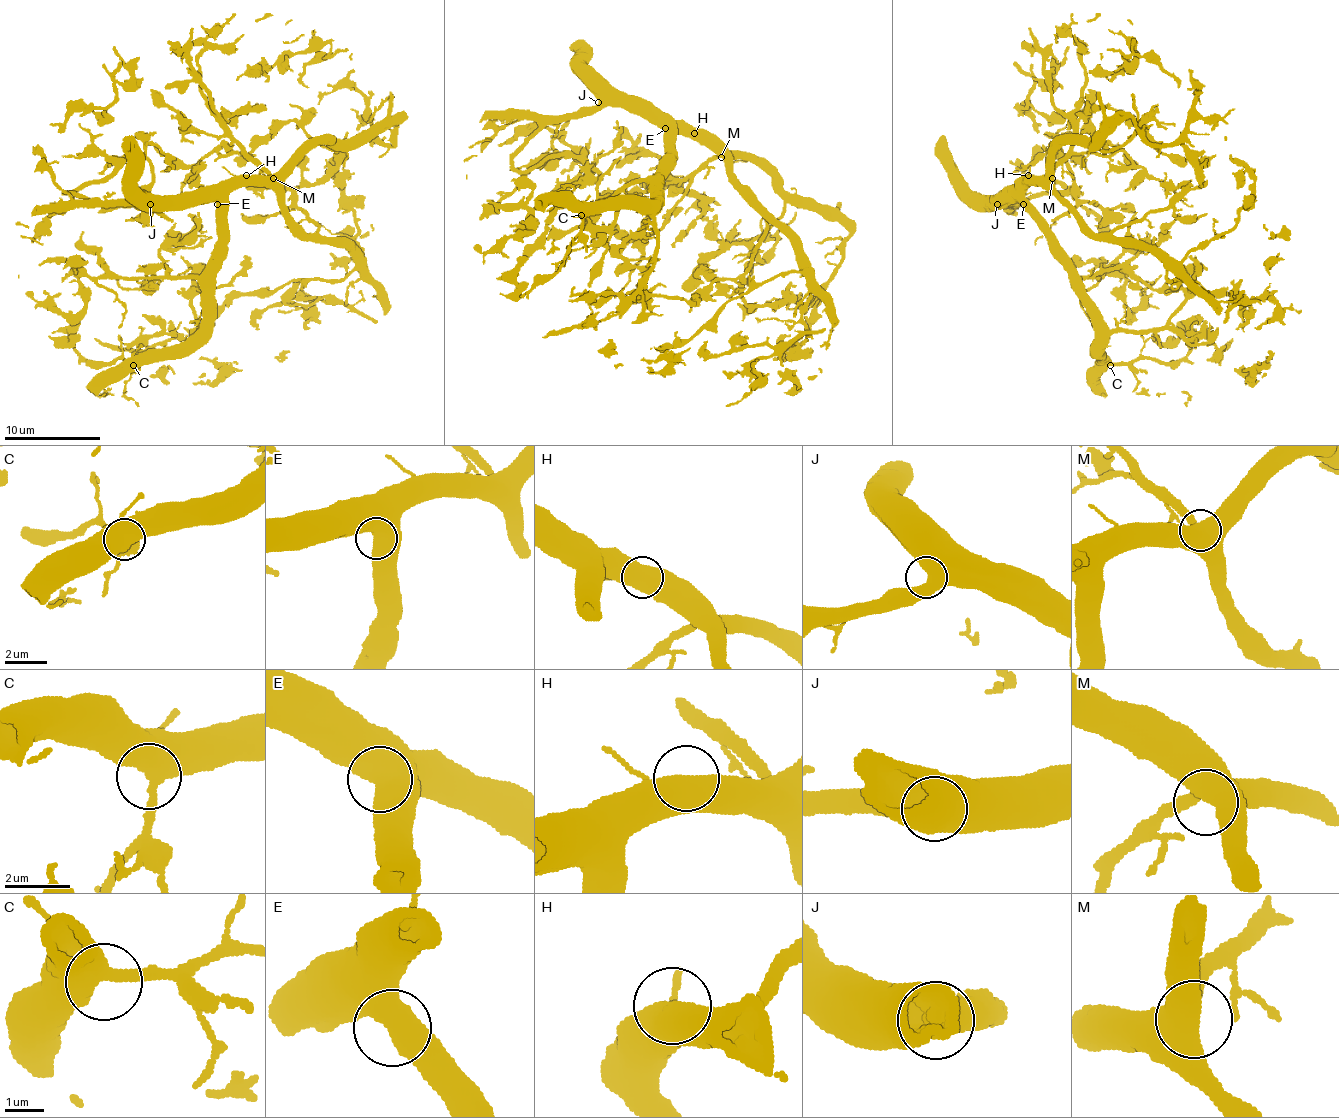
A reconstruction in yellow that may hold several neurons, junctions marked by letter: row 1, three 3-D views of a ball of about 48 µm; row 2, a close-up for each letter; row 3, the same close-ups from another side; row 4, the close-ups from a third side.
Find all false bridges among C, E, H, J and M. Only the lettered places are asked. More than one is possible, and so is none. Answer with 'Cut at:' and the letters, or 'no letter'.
Cut at: no letter

